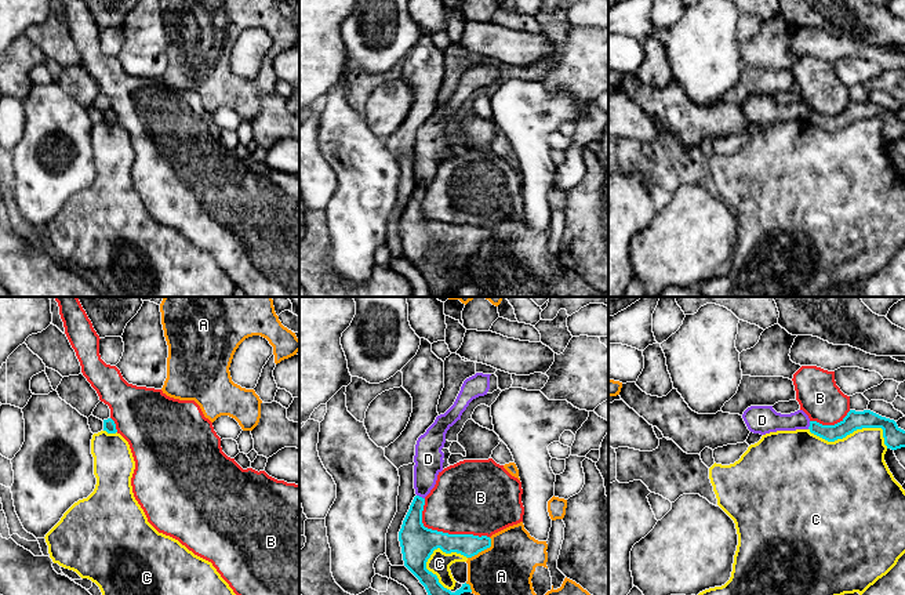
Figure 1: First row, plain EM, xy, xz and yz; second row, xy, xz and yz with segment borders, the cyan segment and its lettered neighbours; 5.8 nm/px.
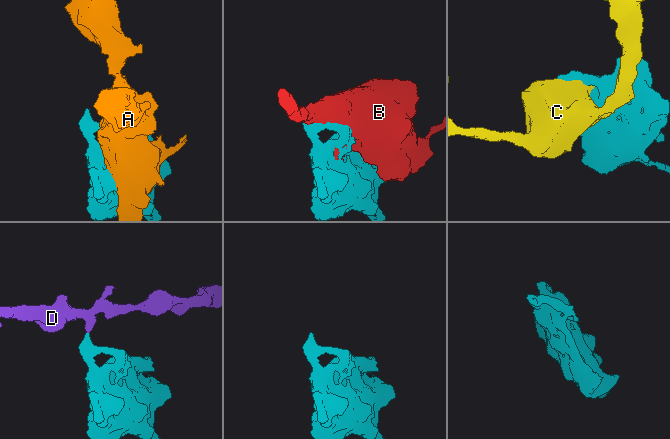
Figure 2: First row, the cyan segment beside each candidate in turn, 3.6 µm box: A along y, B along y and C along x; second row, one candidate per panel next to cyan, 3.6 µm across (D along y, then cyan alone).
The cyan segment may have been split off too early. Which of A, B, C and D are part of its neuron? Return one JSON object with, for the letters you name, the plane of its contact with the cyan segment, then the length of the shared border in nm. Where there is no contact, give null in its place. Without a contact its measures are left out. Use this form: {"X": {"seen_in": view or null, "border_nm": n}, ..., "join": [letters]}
{"join": []}

